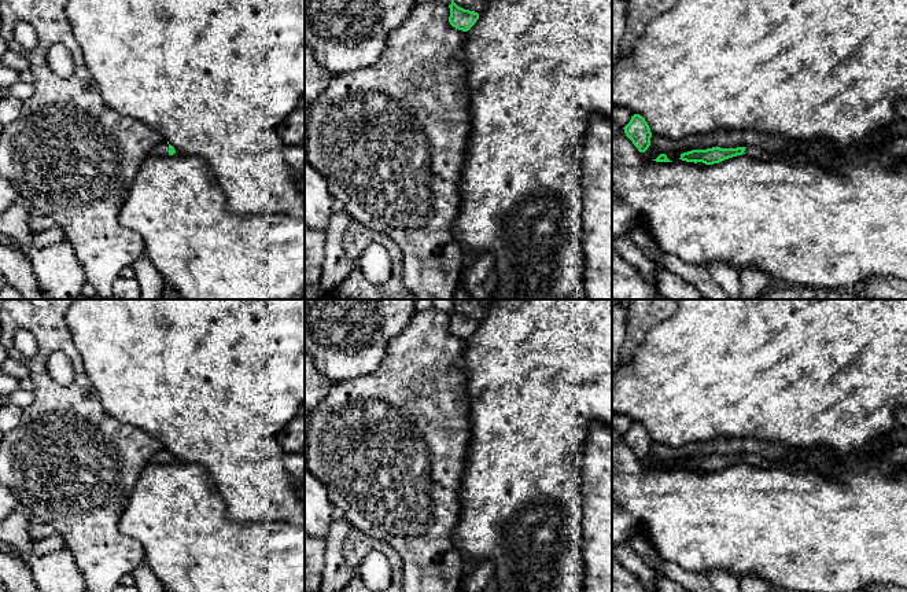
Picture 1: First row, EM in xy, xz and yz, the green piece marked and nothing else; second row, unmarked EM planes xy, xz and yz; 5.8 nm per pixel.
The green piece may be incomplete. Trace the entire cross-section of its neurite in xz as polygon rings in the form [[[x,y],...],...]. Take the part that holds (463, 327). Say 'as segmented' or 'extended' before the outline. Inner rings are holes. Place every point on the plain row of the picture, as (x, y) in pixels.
extended | [[[432,299],[432,308],[450,316],[449,330],[458,338],[468,339],[479,327],[478,320],[458,315],[451,299]]]

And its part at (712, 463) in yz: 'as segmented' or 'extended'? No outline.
extended

